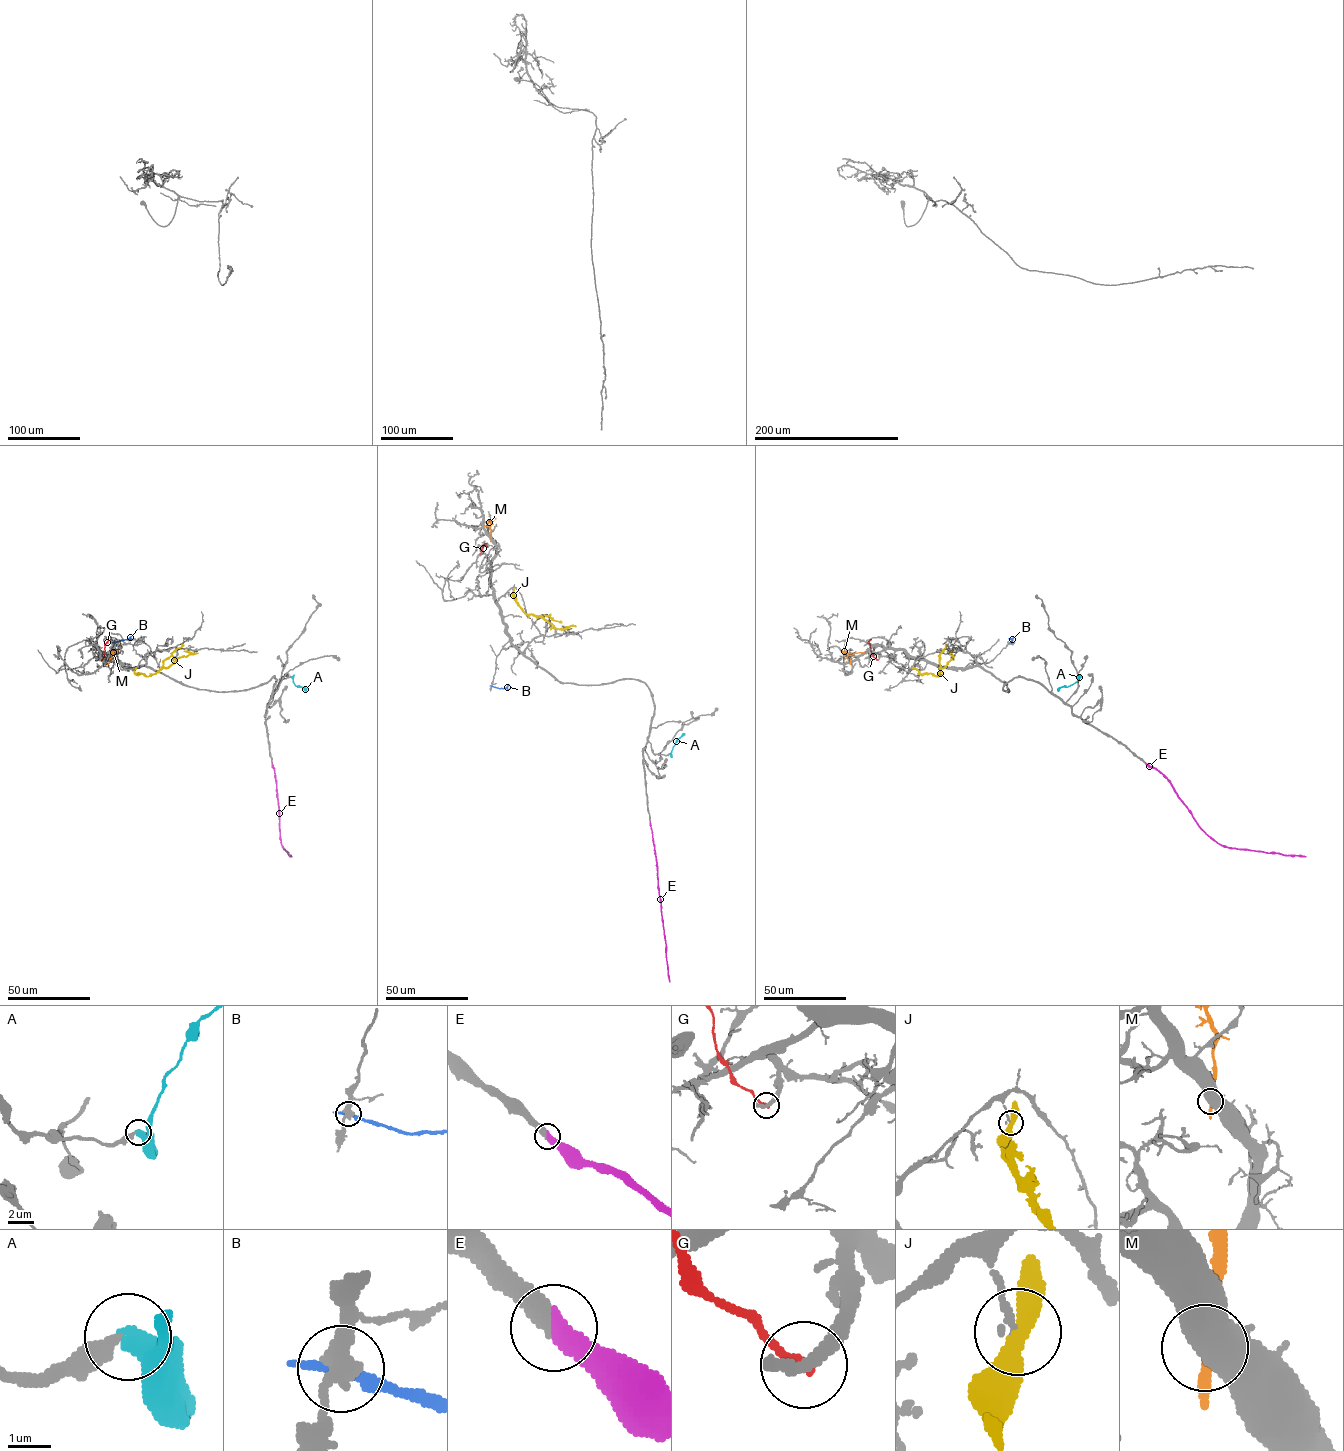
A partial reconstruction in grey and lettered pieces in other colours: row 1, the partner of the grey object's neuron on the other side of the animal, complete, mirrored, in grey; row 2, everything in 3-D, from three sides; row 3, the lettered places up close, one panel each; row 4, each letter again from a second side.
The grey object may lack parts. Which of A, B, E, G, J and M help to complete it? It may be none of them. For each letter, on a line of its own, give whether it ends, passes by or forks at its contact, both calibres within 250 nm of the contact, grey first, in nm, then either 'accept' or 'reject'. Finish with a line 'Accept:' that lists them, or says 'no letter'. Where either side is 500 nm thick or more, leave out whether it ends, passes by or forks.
A: calibres 400 and 600 nm; accept
B: it ends; calibres 420 and 360 nm; reject
E: it ends; calibres 360 and 380 nm; accept
G: it ends; calibres 440 and 190 nm; reject
J: it passes by; calibres 170 and 480 nm; reject
M: calibres 750 and 280 nm; reject
Accept: A, E

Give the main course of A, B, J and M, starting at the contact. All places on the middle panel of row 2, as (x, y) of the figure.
A: (669, 753), (684, 733)
B: (491, 686), (505, 688), (509, 684)
J: (513, 591), (513, 598), (525, 613), (542, 617), (557, 628), (568, 627), (562, 628)
M: (490, 539), (490, 522), (496, 518)

